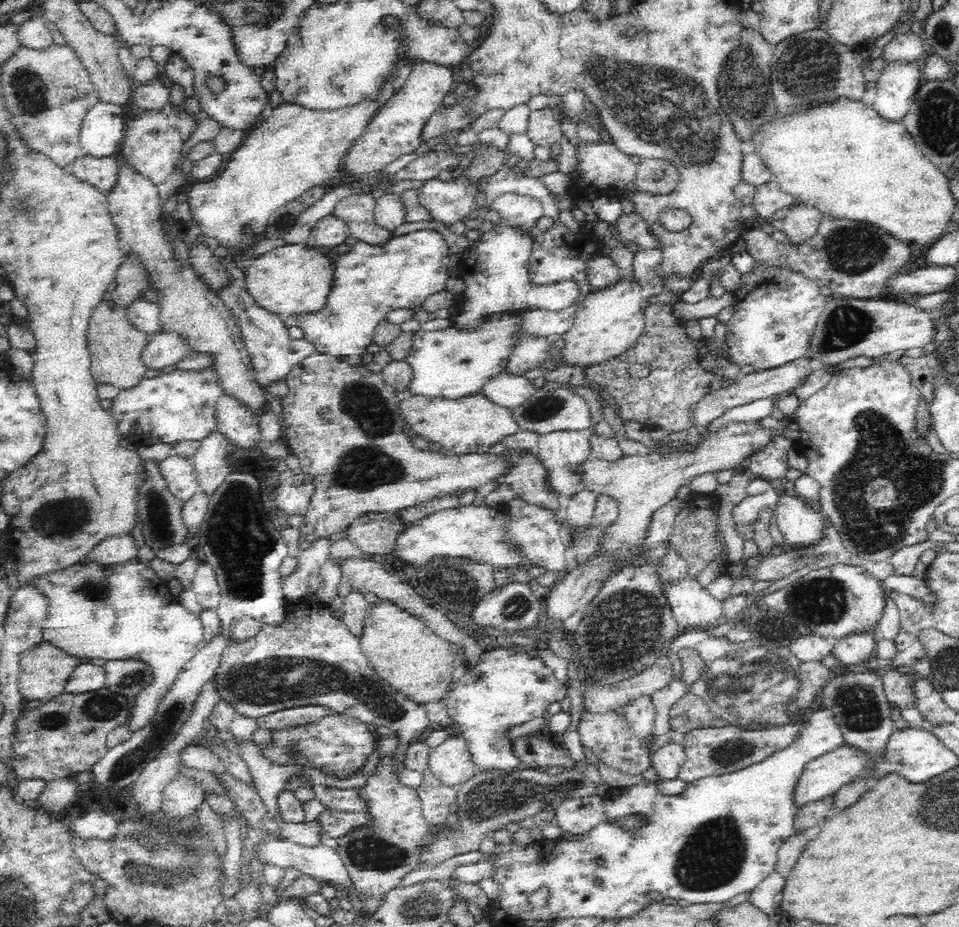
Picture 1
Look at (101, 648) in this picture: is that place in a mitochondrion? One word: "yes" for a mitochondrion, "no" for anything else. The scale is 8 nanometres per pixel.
no

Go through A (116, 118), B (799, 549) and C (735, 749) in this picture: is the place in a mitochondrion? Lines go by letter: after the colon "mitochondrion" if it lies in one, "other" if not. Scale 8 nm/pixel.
A: other
B: other
C: mitochondrion

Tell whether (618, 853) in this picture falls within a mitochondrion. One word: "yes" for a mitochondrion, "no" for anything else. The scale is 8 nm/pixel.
no

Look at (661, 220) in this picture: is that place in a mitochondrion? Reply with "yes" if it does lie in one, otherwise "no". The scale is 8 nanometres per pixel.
no

